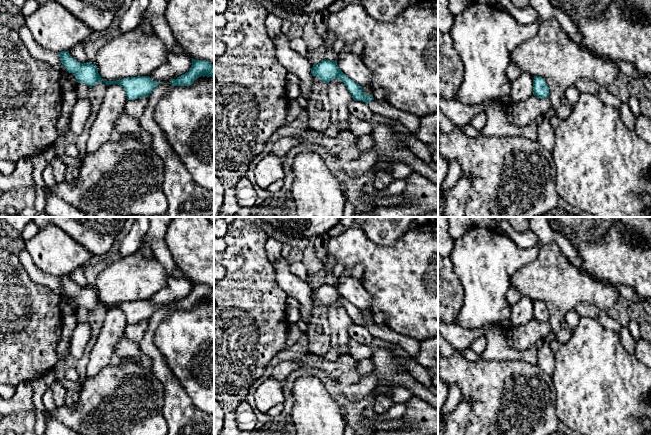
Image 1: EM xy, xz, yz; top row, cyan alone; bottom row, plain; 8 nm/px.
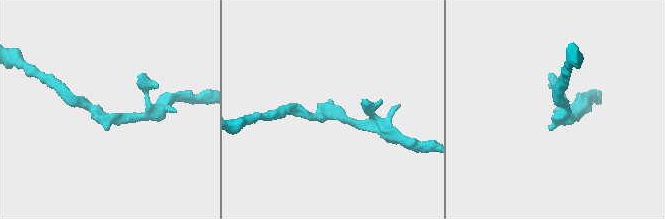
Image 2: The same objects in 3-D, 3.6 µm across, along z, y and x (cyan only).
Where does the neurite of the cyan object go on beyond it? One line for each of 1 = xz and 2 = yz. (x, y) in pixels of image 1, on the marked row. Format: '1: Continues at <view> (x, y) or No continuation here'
1: No continuation here
2: No continuation here

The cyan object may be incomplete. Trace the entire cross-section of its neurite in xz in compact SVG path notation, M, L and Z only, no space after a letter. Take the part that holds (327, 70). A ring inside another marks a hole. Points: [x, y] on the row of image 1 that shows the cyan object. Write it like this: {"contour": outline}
{"contour": "M322 60L320 63L313 65L311 69L312 76L317 76L324 83L328 84L333 79L340 79L349 92L354 101L363 101L369 103L374 100L372 95L367 96L362 89L362 86L349 79L338 67L337 62L333 60Z"}

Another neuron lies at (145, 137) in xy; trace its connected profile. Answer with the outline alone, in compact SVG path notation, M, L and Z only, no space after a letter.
M142 127L140 128L140 135L139 136L134 136L132 135L131 138L128 137L122 137L120 141L127 141L128 139L137 139L140 142L143 142L149 146L152 145L152 139L151 139L151 135L149 132L147 132L146 130L144 130Z

